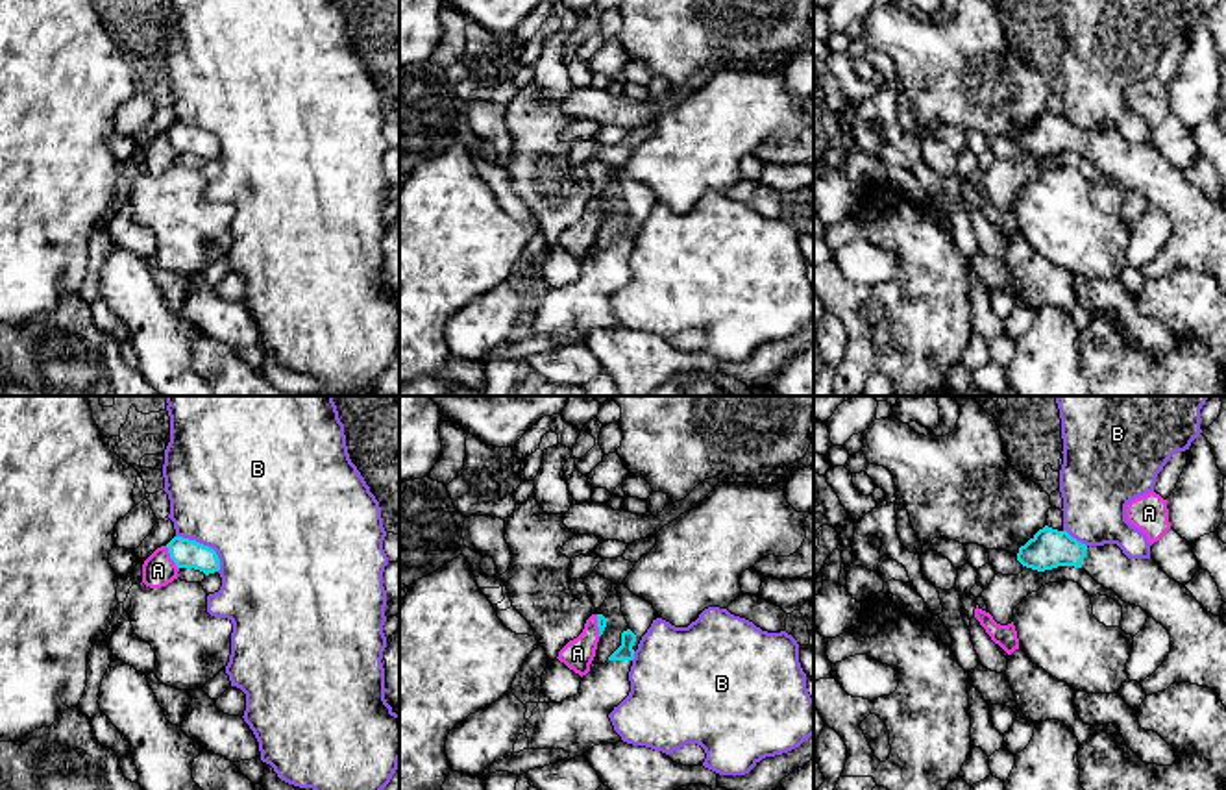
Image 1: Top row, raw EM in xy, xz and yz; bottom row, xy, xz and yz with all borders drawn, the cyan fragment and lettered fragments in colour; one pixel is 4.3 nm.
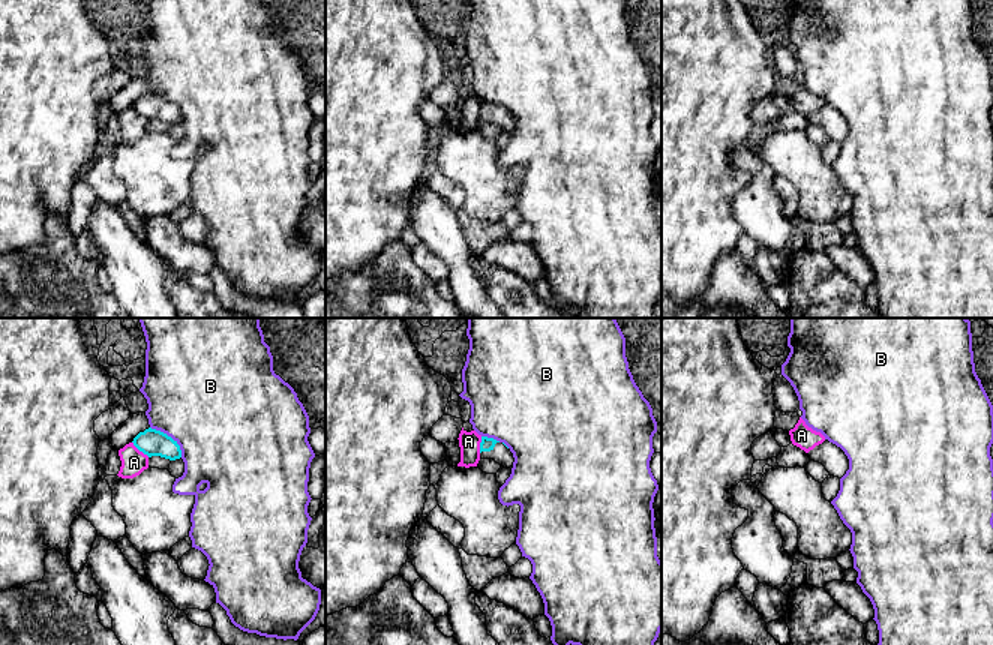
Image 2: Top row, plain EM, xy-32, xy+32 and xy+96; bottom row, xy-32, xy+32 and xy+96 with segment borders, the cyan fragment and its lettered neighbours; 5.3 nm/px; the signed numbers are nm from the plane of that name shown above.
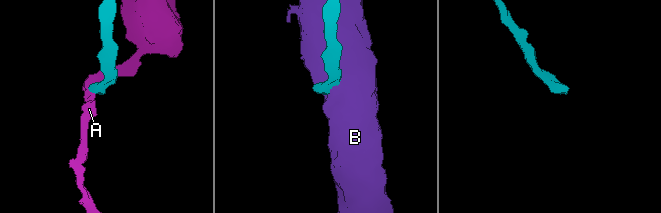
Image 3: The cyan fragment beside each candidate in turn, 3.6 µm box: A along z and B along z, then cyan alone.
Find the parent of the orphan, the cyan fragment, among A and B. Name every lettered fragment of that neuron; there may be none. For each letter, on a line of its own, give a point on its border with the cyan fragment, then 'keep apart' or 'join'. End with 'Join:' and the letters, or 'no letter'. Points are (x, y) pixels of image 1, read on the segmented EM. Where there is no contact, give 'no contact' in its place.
A: meets cyan in xy at (171, 557); keep apart
B: meets cyan in xy at (202, 544); keep apart
Join: no letter

